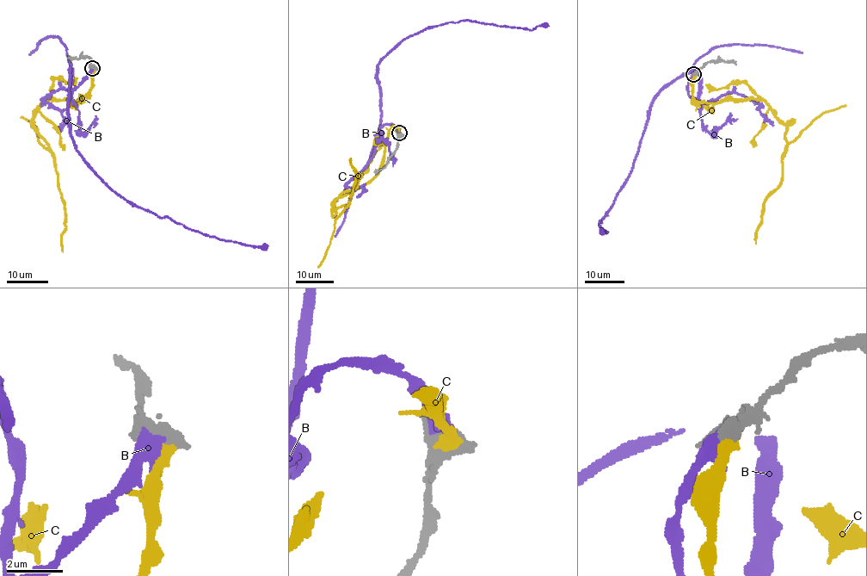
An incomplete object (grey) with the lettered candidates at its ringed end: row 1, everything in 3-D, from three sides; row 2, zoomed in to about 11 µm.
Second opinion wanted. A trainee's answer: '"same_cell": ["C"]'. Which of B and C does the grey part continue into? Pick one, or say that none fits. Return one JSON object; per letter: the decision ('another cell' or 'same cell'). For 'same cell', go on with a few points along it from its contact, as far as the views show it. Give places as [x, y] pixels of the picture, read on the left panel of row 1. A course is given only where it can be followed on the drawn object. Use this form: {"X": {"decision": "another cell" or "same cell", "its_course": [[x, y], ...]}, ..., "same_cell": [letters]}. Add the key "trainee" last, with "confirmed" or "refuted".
{"B": {"decision": "same cell", "its_course": [[91, 67], [73, 88], [68, 59], [67, 117], [87, 166], [158, 216], [268, 245]]}, "C": {"decision": "another cell"}, "same_cell": ["B"], "trainee": "refuted"}

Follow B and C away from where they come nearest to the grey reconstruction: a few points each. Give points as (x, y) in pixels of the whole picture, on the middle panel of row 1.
B: (398, 133), (385, 124), (378, 134), (376, 73), (380, 59), (403, 40), (467, 20), (531, 30), (549, 26)
C: (400, 134), (390, 132), (380, 170), (336, 200), (335, 208), (347, 206), (352, 190), (350, 159)

